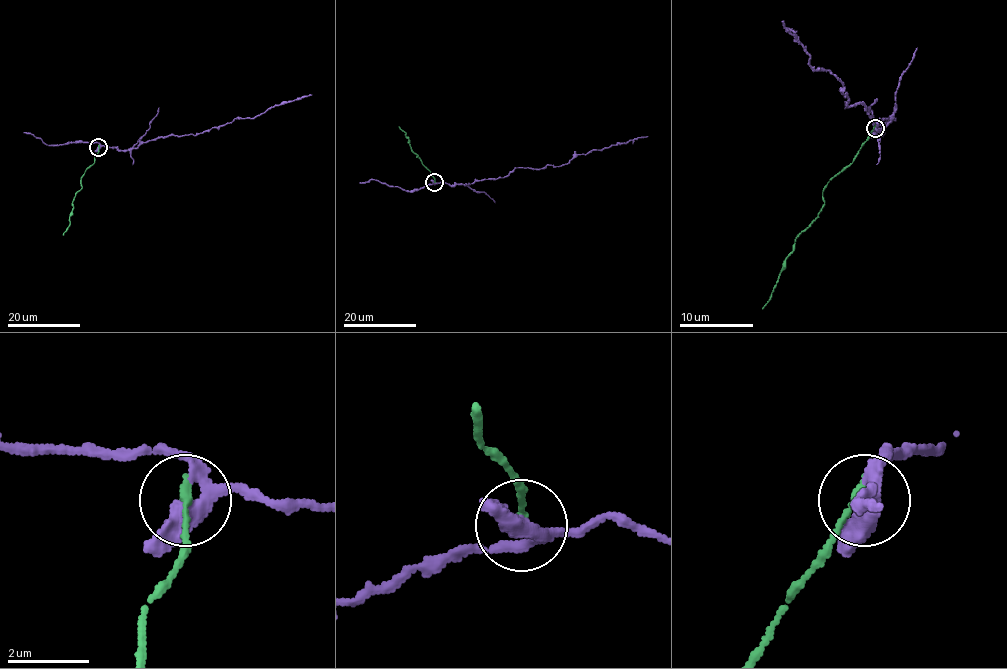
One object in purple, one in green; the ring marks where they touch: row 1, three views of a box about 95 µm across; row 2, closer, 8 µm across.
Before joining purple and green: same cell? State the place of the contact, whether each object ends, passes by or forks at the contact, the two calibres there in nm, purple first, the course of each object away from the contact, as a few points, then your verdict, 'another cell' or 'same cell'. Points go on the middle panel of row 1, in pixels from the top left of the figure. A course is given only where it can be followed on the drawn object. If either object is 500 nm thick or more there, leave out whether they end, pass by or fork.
place (434, 182); purple forks; green ends; calibres 360 and 180 nm; course purple (434, 182), (444, 181), (454, 186), (504, 178), (516, 168), (560, 166), (577, 154), (647, 136); course green (434, 182), (399, 127); another cell

